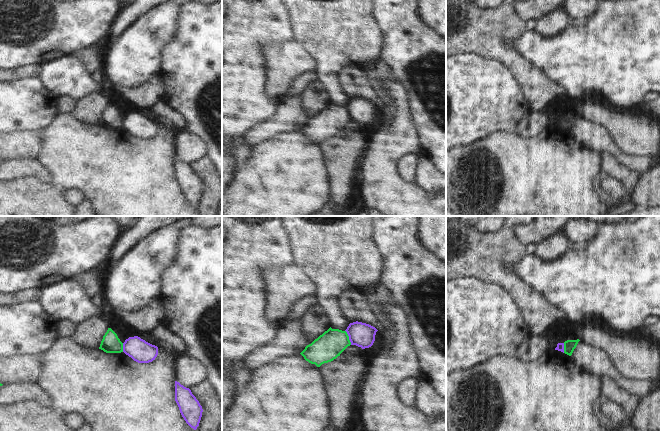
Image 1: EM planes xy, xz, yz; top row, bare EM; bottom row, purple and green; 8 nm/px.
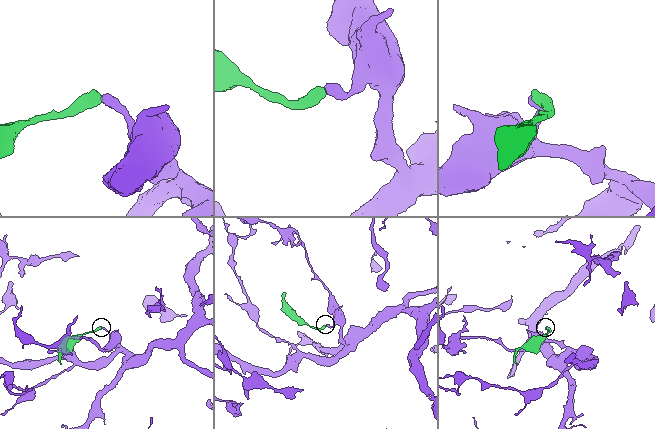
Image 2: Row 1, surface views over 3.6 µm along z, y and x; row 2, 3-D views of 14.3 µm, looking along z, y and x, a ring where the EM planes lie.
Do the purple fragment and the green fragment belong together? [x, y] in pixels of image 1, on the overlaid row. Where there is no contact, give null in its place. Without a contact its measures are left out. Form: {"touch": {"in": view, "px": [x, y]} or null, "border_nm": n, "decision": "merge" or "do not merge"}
{"touch": {"in": "xz", "px": [349, 337]}, "border_nm": 130, "decision": "do not merge"}

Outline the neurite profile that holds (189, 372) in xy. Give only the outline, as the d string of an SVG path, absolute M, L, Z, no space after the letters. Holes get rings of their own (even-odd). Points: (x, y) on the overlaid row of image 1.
M185 353L175 357L175 380L181 385L191 389L206 379L207 370L198 360Z

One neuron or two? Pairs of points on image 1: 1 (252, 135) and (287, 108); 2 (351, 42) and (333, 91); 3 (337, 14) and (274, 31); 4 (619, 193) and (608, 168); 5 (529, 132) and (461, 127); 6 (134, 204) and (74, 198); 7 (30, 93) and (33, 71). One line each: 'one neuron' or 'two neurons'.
1: one neuron
2: one neuron
3: two neurons
4: two neurons
5: two neurons
6: two neurons
7: two neurons

